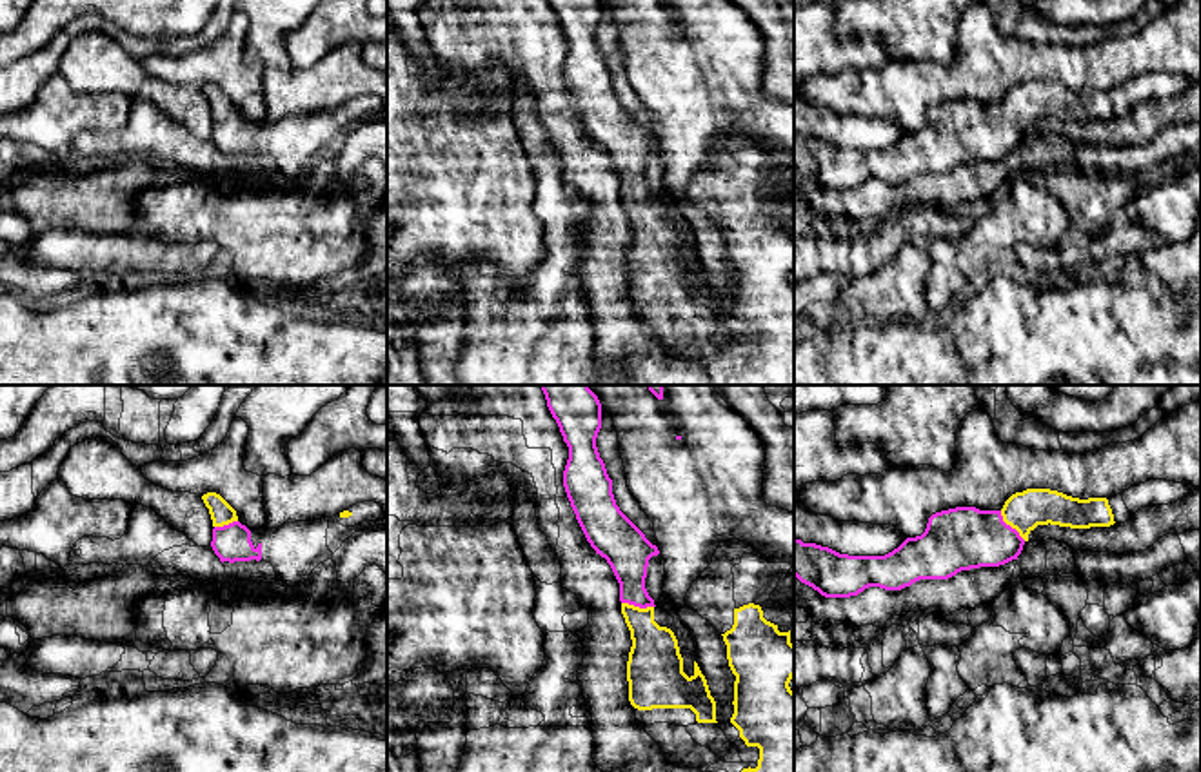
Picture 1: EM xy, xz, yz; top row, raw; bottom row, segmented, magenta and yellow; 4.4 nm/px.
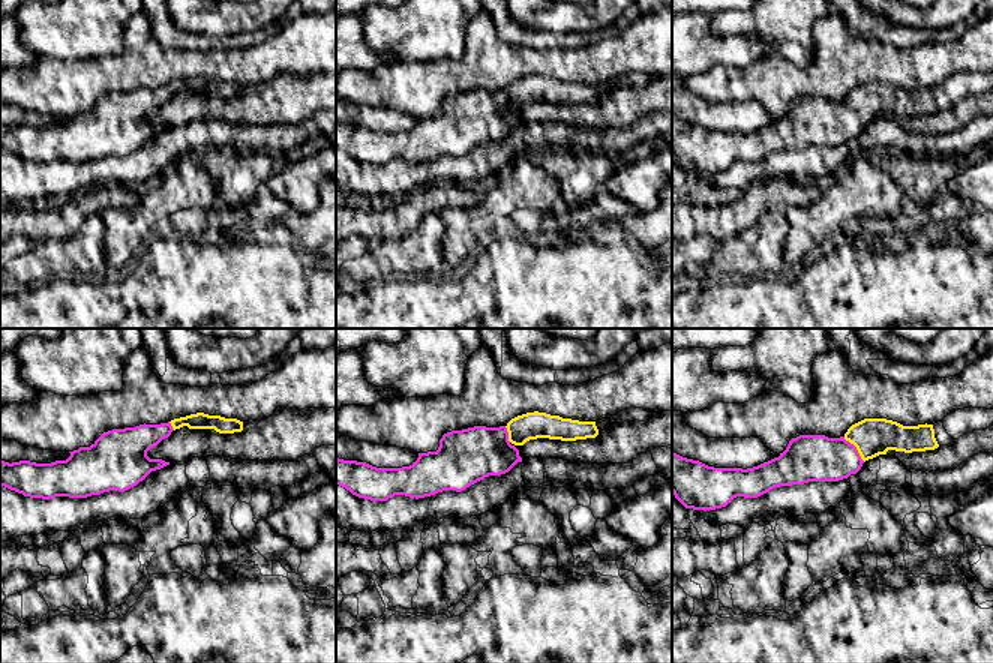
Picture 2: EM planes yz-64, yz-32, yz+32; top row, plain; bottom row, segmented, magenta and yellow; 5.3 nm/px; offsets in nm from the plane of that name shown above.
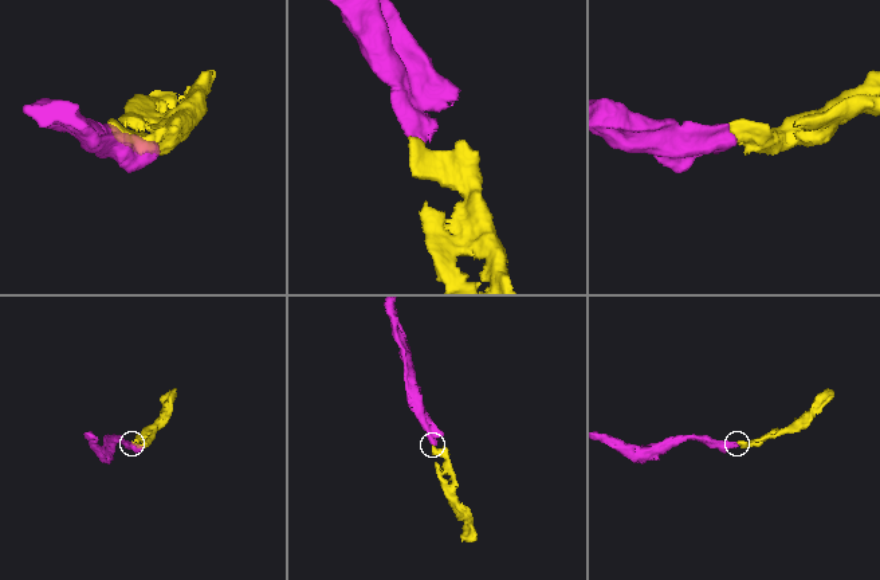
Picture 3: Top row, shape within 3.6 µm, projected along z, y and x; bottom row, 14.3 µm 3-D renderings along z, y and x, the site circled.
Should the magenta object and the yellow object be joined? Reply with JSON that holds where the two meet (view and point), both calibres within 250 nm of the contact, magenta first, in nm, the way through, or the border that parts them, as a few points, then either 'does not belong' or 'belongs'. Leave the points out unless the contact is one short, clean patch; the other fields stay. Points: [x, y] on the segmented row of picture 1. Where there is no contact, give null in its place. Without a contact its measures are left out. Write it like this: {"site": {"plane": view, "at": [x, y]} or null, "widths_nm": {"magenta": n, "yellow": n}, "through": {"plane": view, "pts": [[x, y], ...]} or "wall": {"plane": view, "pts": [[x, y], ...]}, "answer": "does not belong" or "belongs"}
{"site": {"plane": "yz", "at": [1009, 525]}, "widths_nm": {"magenta": 280, "yellow": 180}, "through": {"plane": "yz", "pts": [[962, 538], [994, 538], [1009, 525], [1023, 511]]}, "answer": "belongs"}

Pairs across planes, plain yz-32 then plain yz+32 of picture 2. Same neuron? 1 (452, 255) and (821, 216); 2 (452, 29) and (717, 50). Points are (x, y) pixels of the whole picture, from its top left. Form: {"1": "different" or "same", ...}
{"1": "same", "2": "different"}

